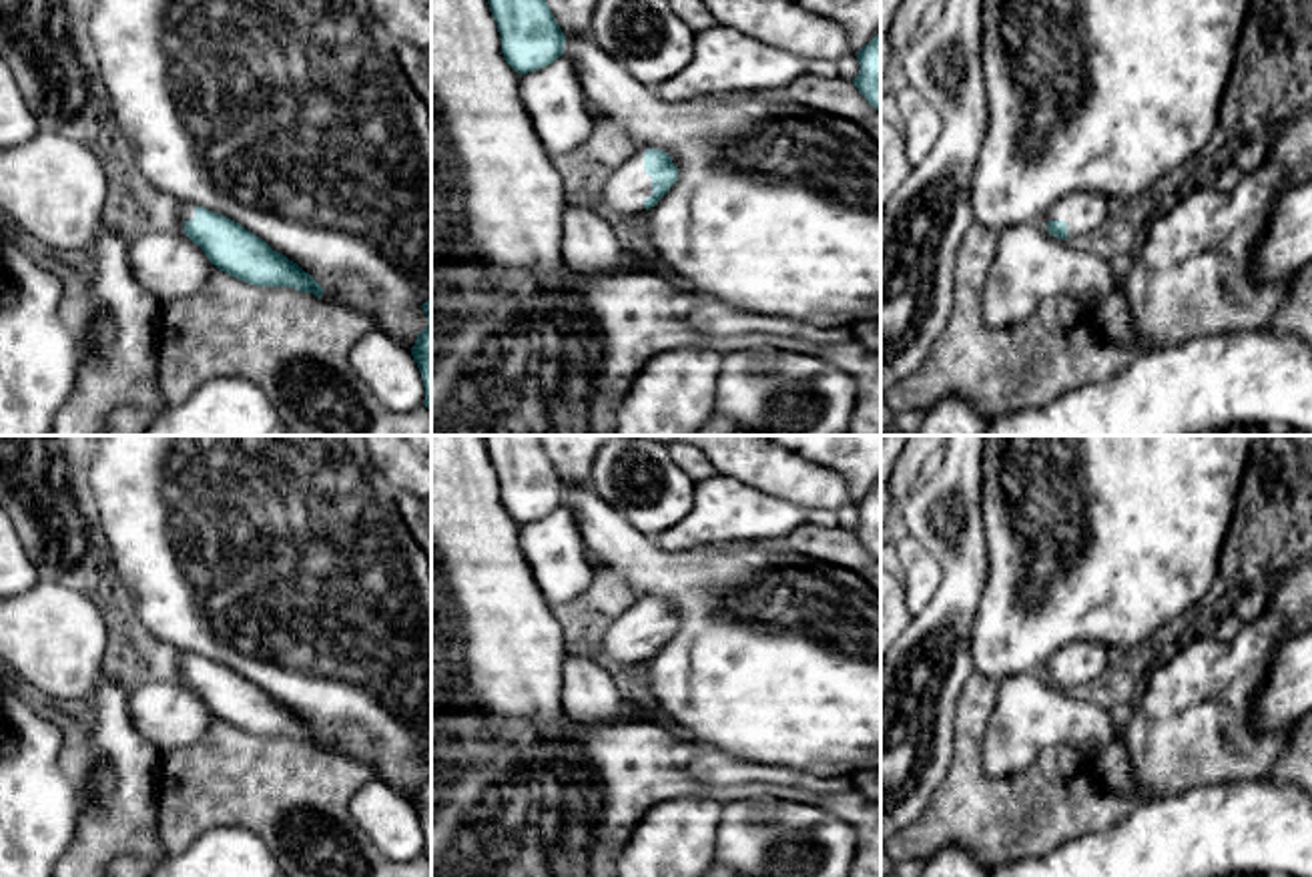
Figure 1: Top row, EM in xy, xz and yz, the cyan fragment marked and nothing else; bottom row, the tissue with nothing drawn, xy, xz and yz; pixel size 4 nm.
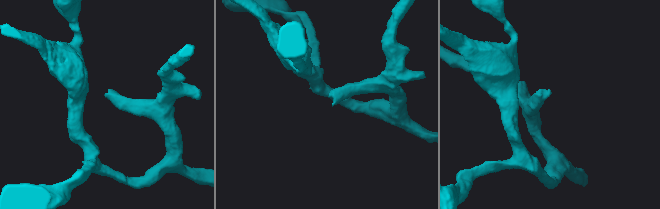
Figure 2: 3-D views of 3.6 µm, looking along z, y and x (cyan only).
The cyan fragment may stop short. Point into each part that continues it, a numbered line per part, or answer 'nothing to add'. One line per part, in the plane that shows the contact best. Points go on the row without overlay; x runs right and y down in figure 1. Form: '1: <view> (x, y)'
1: xz (624, 643)

